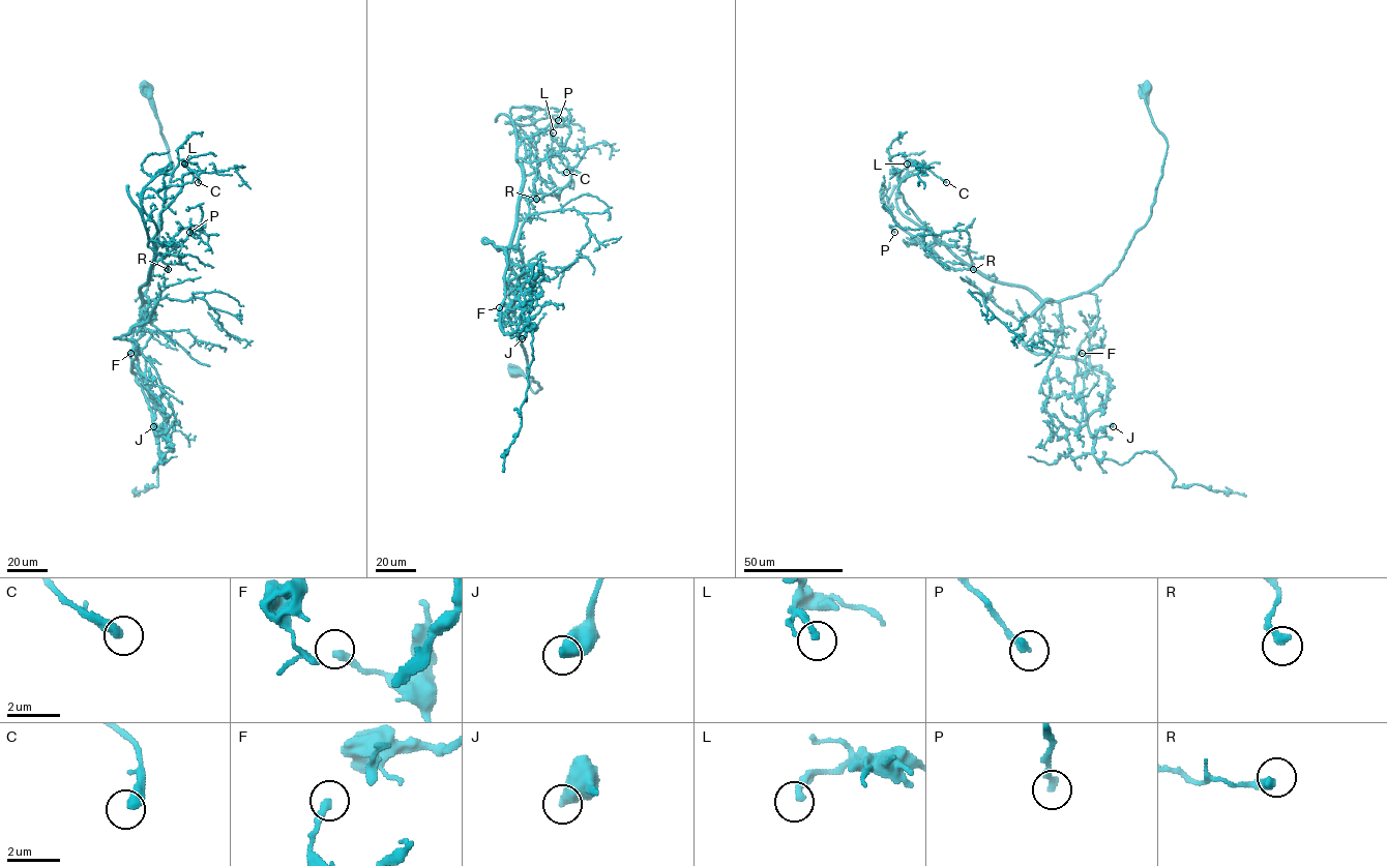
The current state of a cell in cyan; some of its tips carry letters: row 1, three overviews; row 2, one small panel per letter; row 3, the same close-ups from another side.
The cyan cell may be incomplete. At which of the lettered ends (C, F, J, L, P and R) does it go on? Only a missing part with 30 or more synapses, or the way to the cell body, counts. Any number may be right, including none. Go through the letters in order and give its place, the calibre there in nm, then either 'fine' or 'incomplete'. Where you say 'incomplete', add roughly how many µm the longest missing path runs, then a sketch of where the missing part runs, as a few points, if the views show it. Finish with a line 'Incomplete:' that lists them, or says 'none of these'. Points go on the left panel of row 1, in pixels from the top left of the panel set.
C: place (198, 182); calibre 420 nm; fine
F: place (130, 353); calibre 280 nm; fine
J: place (153, 426); calibre 500 nm; fine
L: place (184, 163); calibre 240 nm; fine
P: place (189, 232); calibre 280 nm; fine
R: place (168, 269); calibre 360 nm; fine
Incomplete: none of these

